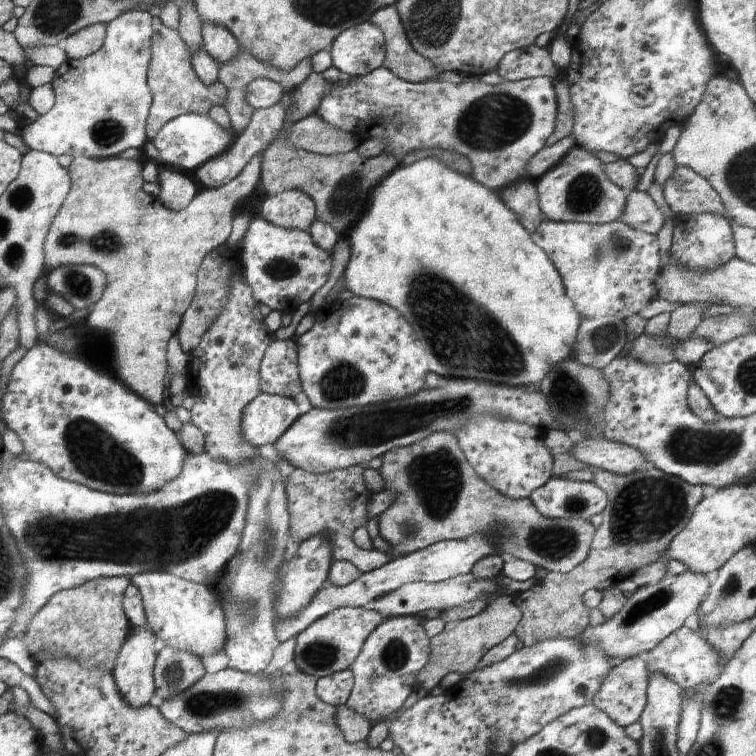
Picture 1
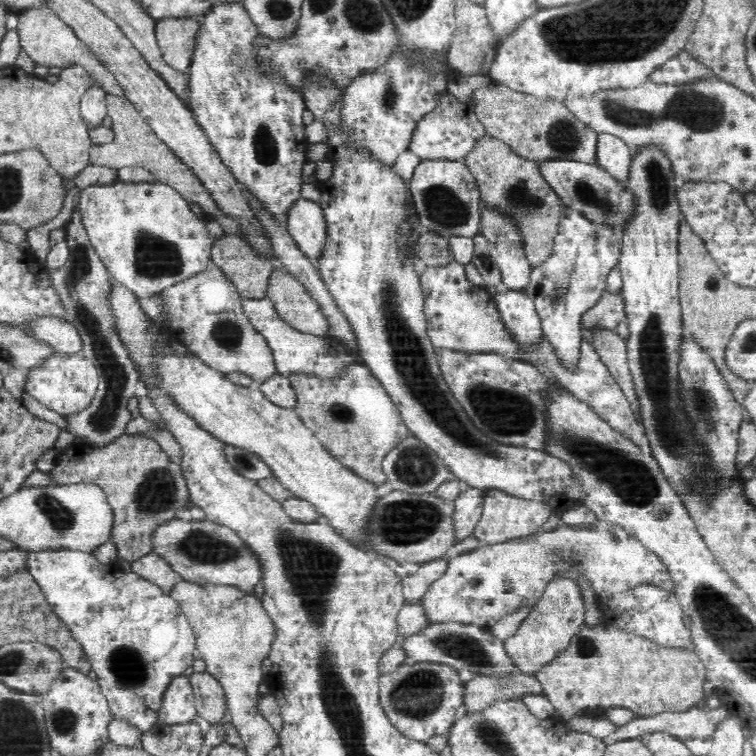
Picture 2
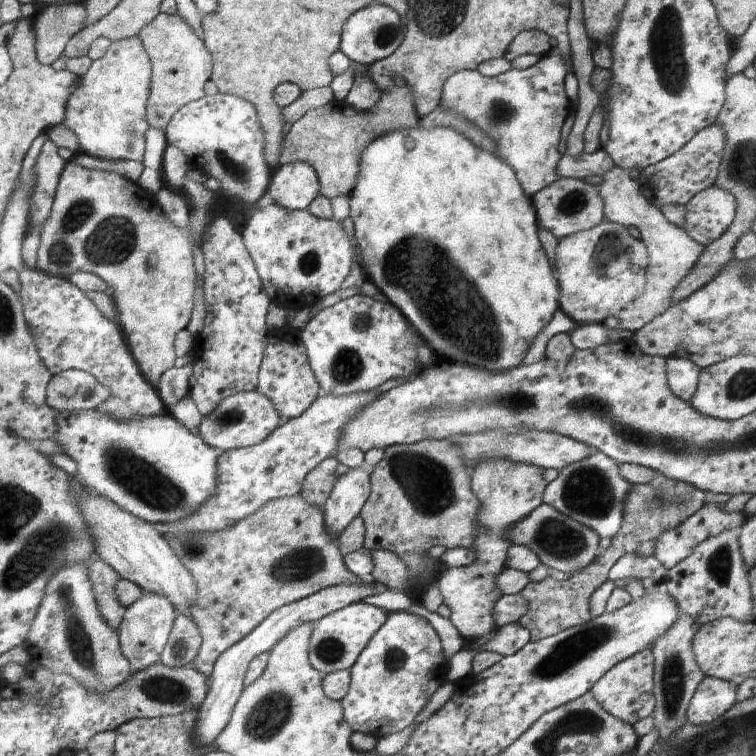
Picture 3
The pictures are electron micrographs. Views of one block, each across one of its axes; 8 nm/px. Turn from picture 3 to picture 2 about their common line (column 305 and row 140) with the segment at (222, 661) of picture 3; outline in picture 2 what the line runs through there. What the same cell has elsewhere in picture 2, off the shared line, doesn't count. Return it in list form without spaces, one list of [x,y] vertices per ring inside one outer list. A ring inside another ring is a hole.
[[[599,133],[597,142],[596,165],[601,165],[623,184],[628,179],[628,170],[632,162],[632,151],[621,138],[608,133]]]

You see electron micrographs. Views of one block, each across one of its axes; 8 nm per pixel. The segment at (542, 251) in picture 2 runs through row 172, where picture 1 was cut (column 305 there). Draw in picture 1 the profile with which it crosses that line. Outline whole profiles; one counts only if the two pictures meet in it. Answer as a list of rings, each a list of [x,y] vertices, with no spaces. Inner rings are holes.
[[[354,465],[348,469],[316,474],[295,469],[285,479],[288,510],[290,510],[290,543],[298,547],[306,539],[316,535],[327,535],[331,541],[331,553],[336,561],[348,561],[363,573],[378,569],[392,560],[391,556],[378,549],[363,549],[353,541],[353,531],[368,516],[366,503],[372,495],[364,482],[363,468]]]

